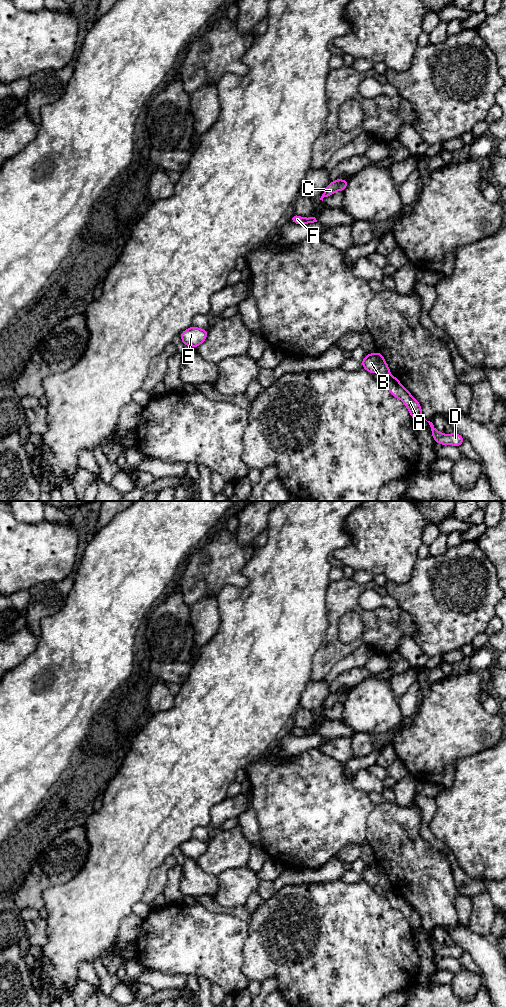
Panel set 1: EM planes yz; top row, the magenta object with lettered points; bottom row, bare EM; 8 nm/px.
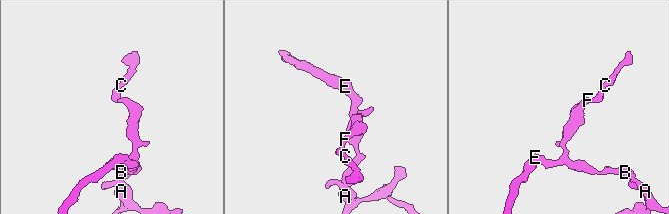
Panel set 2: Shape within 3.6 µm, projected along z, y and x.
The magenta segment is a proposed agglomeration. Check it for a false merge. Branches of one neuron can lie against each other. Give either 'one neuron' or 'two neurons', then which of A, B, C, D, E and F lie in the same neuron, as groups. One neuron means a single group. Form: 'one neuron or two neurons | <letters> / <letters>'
two neurons | A D / B C E F

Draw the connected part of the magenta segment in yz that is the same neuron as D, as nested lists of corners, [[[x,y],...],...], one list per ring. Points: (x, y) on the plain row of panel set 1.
[[[427,933],[431,939],[432,949],[437,956],[441,957],[453,957],[459,959],[465,951],[458,945],[454,944],[452,946],[444,946],[438,943],[432,934]]]

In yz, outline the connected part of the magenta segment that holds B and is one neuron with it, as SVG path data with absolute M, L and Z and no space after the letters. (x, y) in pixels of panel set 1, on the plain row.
M379 864L366 866L365 870L361 873L364 882L373 885L379 885L382 889L386 890L390 886L390 881L385 873L385 870Z

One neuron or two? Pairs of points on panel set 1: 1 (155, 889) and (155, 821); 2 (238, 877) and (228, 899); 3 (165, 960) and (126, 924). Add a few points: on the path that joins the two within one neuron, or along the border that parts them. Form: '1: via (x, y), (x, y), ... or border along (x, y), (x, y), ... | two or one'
1: border along (163, 862), (151, 872), (146, 890) | two
2: via (238, 882), (231, 894) | one
3: border along (143, 920), (134, 942) | two

